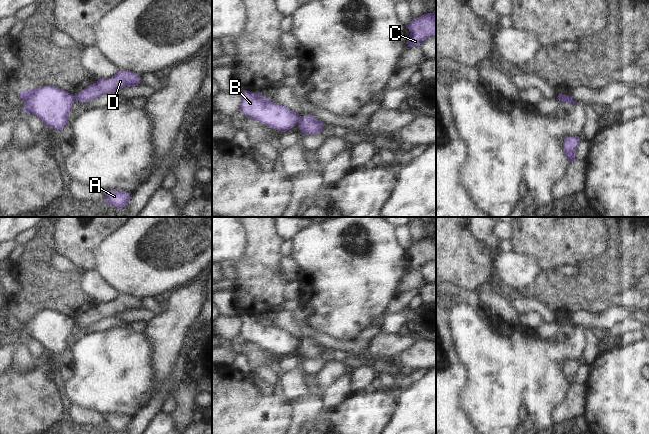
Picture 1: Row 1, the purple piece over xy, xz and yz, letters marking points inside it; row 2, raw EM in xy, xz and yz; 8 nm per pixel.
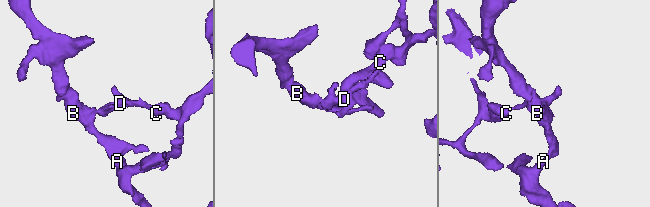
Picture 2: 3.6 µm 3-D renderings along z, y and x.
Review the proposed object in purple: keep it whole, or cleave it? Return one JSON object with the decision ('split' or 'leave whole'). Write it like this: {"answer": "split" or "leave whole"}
{"answer": "split"}

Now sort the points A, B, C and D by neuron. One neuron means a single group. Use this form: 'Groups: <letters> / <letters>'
Groups: A B / C D.

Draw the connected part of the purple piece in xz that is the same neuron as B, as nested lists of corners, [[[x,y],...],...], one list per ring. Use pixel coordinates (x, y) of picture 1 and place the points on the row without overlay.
[[[240,314],[240,335],[248,341],[269,351],[284,356],[293,352],[298,346],[299,339],[286,330],[271,326],[262,320],[261,316]]]

